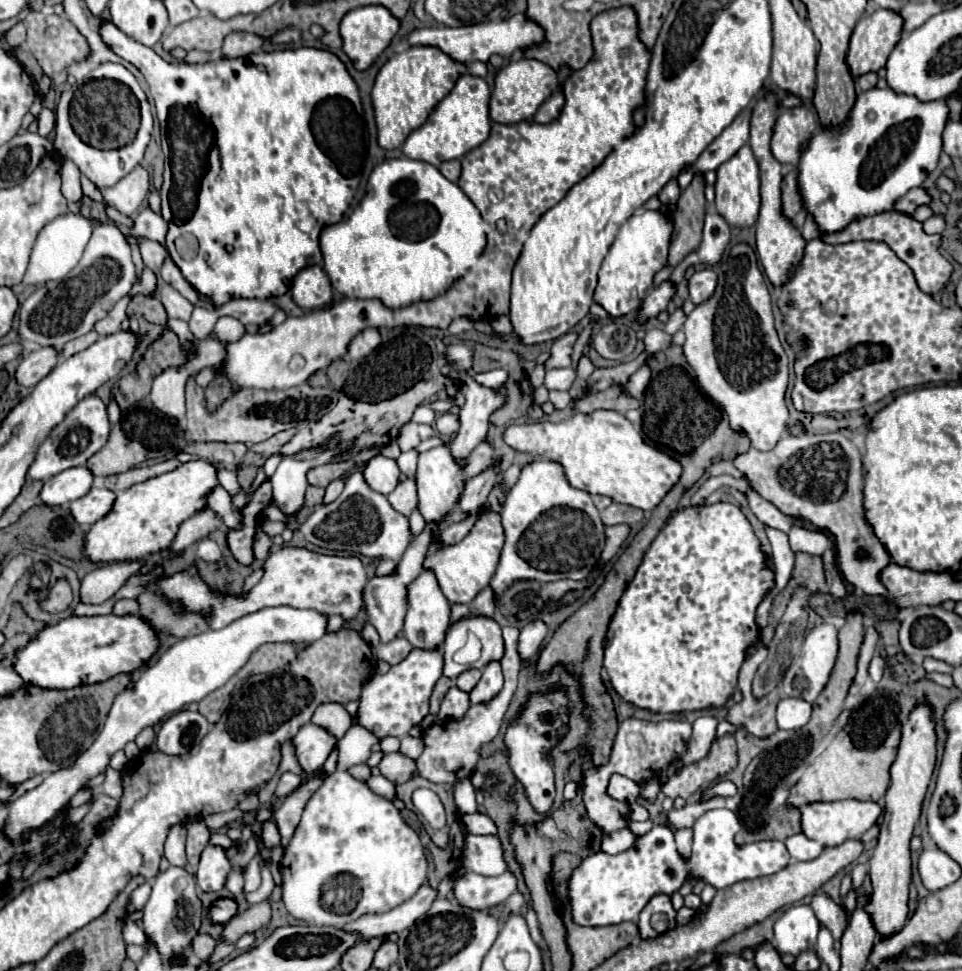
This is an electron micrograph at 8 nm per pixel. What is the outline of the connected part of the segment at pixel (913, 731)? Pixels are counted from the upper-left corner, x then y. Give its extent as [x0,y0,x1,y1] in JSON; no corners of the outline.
[869,706,935,936]

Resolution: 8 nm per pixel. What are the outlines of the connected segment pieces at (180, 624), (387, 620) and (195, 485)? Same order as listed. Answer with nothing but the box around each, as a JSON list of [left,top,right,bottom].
[[137,588,207,638],[363,522,433,644],[85,460,217,562]]

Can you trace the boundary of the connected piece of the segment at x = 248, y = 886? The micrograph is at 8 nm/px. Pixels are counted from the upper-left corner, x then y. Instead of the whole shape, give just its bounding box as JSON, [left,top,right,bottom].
[244,853,262,899]

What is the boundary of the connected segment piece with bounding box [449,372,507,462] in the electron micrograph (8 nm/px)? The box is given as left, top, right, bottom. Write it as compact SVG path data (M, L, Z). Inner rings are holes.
M469 372L461 378L461 388L465 396L465 406L461 408L459 434L449 442L453 456L461 462L487 434L489 416L497 412L507 402L505 390L493 390L479 384Z

